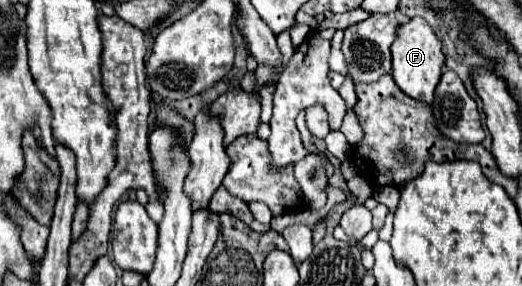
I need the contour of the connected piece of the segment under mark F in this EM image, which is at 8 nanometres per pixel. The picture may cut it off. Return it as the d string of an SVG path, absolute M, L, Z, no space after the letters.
M415 17L405 25L401 25L399 37L393 43L393 71L391 71L399 89L417 101L433 103L433 93L441 81L443 67L445 67L445 53L441 49L441 41L433 33L433 29L425 23L425 19Z

